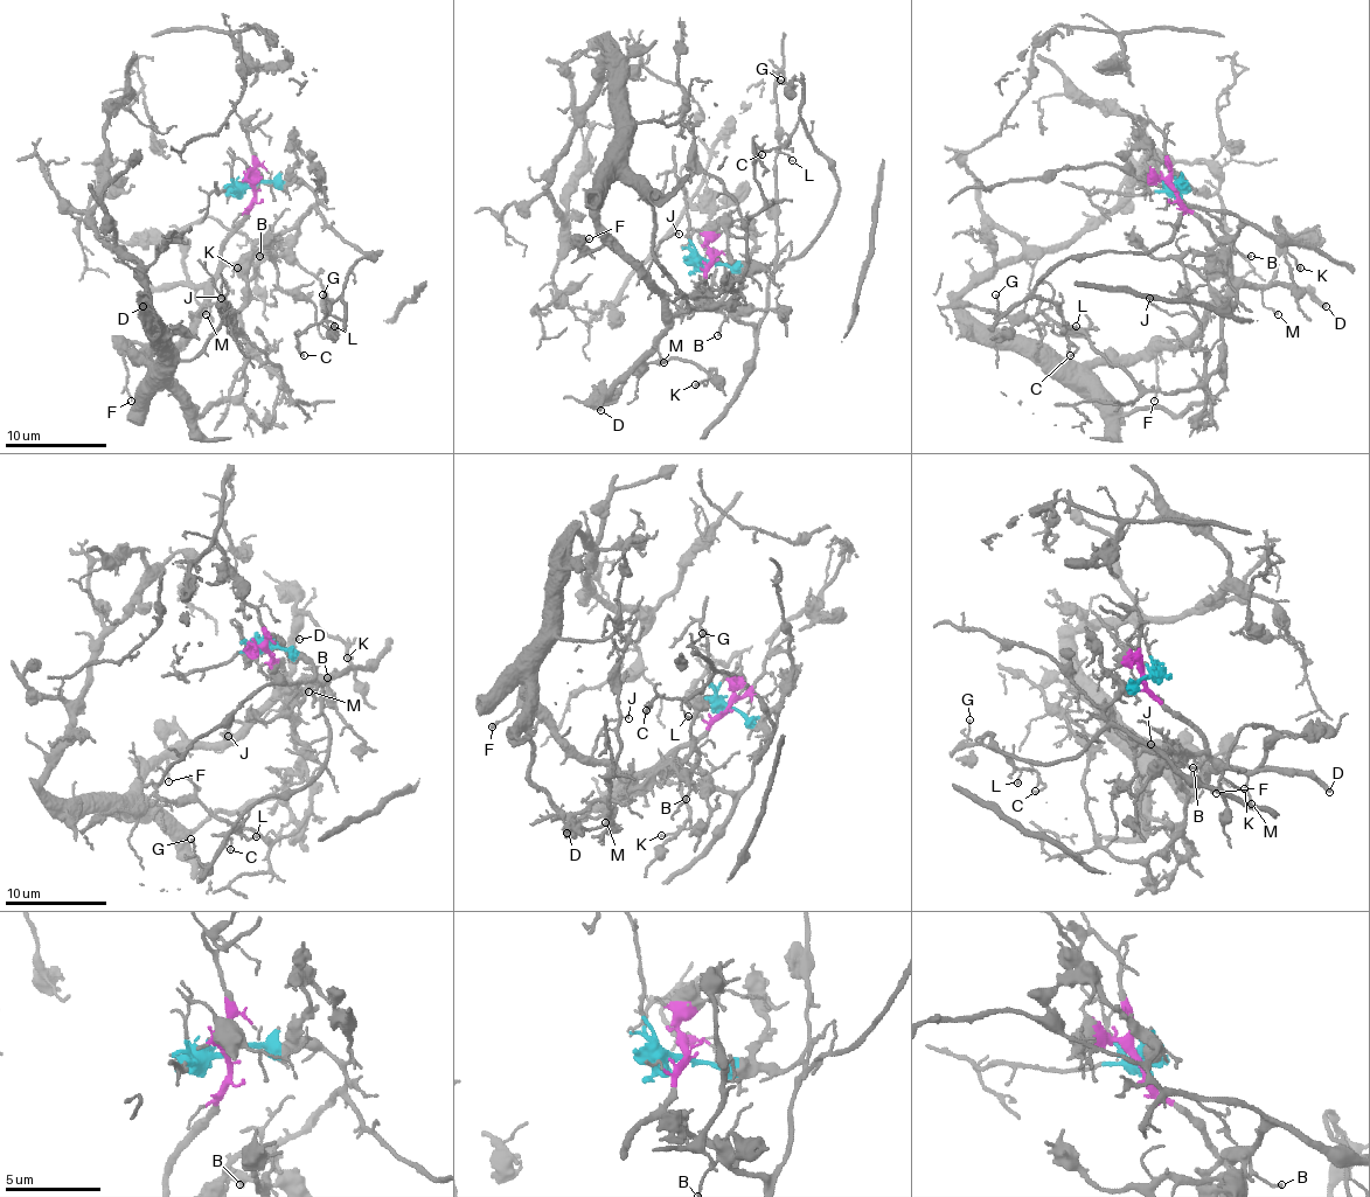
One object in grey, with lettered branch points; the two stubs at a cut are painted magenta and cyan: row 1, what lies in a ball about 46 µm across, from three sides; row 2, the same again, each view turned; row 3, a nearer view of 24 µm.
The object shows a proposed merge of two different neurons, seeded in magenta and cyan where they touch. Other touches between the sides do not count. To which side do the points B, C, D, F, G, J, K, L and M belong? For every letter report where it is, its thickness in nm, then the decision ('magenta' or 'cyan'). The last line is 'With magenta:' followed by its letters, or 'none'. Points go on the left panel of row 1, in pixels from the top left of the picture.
B: at (259, 256); 120 nm thick; magenta
C: at (304, 355); 120 nm thick; cyan
D: at (143, 306); 360 nm thick; magenta
F: at (131, 401); 110 nm thick; magenta
G: at (322, 294); 120 nm thick; cyan
J: at (221, 298); 140 nm thick; magenta
K: at (237, 268); 120 nm thick; magenta
L: at (334, 326); 120 nm thick; cyan
M: at (206, 314); 150 nm thick; magenta
With magenta: B, D, F, J, K, M

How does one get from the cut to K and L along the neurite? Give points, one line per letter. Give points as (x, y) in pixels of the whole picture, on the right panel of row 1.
K: (1176, 187), (1224, 251), (1226, 269), (1245, 282), (1273, 279), (1282, 232), (1275, 217), (1301, 269)
L: (1176, 187), (1183, 215), (1146, 253), (1069, 256), (1036, 286), (1077, 325)

